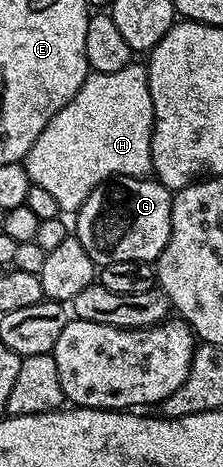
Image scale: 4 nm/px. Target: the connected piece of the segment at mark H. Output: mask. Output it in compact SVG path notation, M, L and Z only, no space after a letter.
M132 64L121 68L121 72L105 72L104 74L88 73L81 84L77 96L45 124L45 132L37 136L33 148L29 148L25 159L27 175L32 186L46 188L54 196L60 211L78 212L81 204L102 182L116 176L125 178L141 178L152 173L151 141L153 140L153 96L149 96L149 80L147 67L143 64Z

